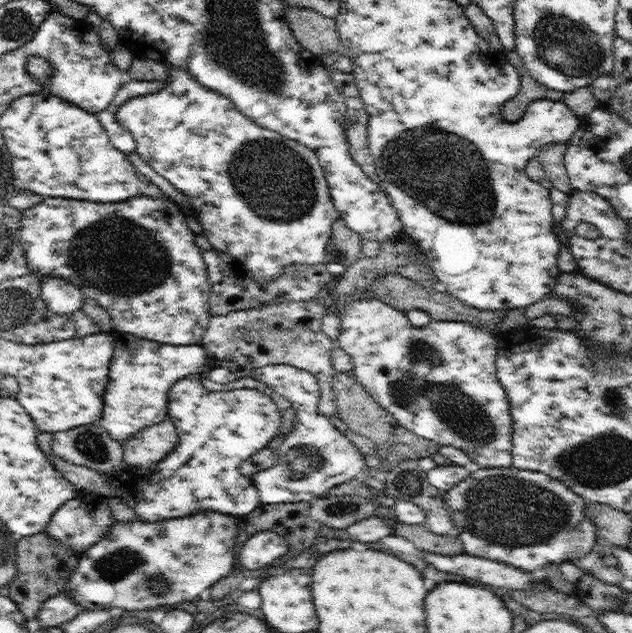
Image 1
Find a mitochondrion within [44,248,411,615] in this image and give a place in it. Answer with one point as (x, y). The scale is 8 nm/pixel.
(115, 564)

